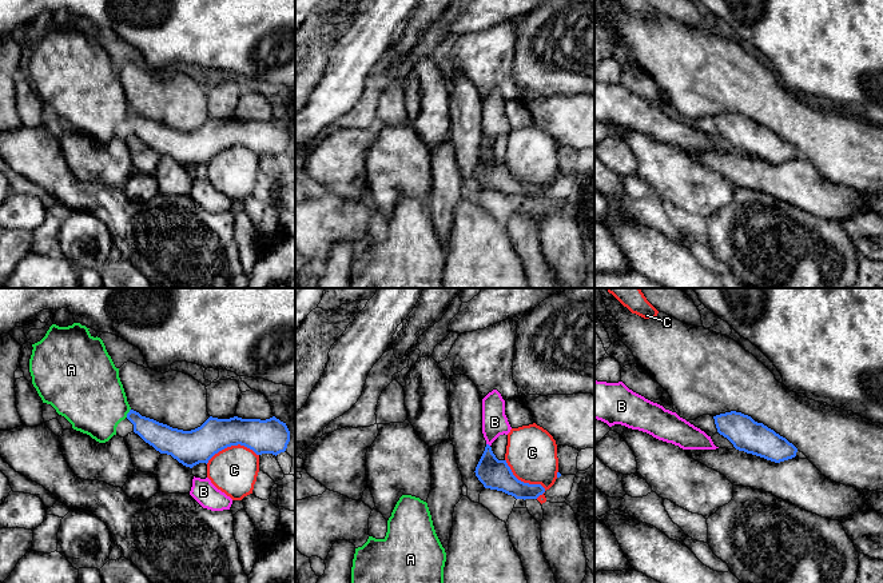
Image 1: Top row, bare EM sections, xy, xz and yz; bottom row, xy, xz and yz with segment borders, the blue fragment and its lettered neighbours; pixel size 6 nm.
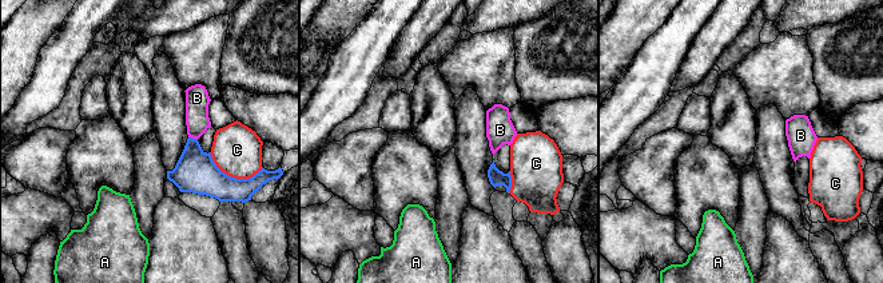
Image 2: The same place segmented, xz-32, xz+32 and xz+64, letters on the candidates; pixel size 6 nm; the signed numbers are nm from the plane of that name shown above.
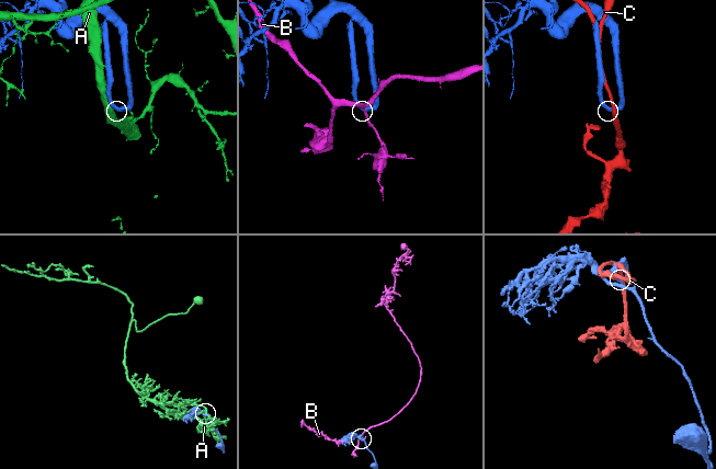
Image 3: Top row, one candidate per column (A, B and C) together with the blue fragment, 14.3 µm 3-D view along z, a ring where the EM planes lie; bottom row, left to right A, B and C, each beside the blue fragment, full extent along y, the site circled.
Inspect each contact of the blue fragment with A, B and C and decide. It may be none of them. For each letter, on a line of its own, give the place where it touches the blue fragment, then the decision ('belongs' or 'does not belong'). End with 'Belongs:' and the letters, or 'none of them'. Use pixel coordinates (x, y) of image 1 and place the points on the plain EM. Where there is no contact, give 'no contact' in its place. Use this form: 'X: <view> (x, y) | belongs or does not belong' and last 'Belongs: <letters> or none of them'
A: xy (128, 114) | does not belong
B: xz (488, 146) | does not belong
C: xz (522, 183) | belongs
Belongs: C

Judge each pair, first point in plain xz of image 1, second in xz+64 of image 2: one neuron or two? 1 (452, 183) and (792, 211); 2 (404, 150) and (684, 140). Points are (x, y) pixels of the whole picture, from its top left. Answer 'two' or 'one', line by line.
1: two
2: two

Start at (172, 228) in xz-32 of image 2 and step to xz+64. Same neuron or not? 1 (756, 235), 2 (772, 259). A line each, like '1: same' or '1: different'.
1: different
2: same

